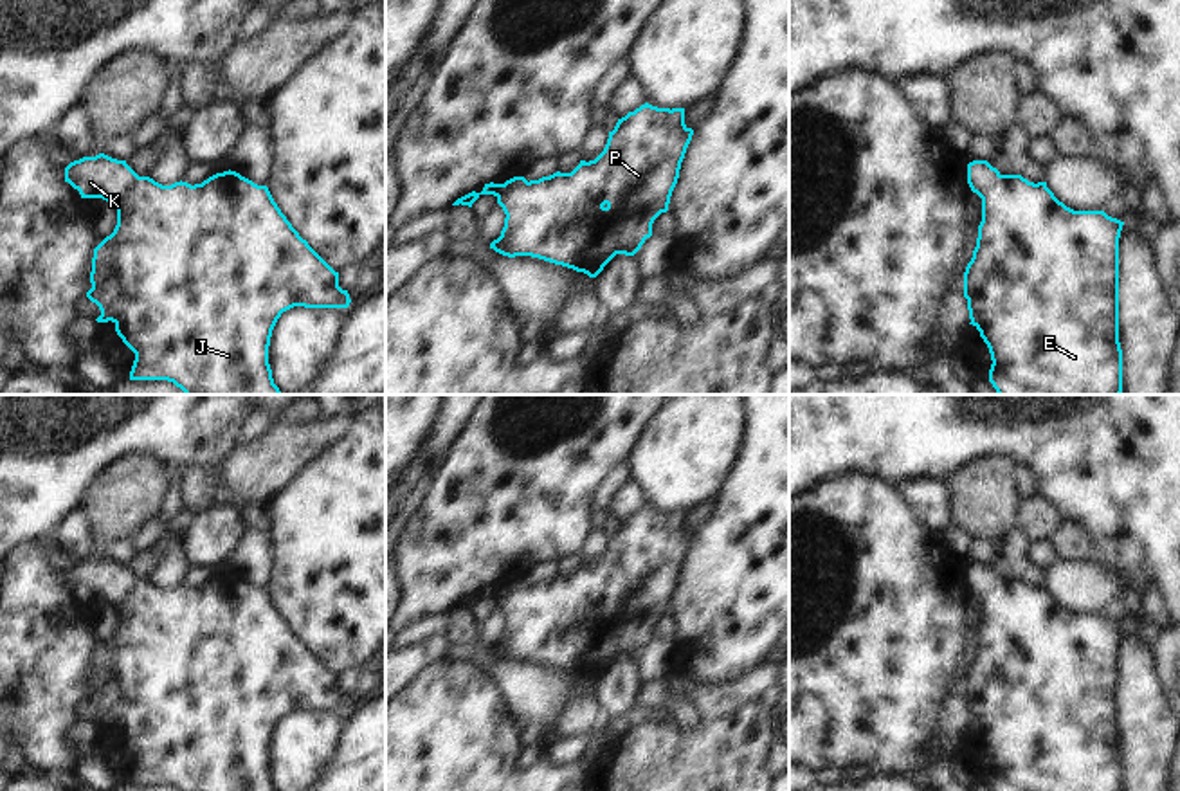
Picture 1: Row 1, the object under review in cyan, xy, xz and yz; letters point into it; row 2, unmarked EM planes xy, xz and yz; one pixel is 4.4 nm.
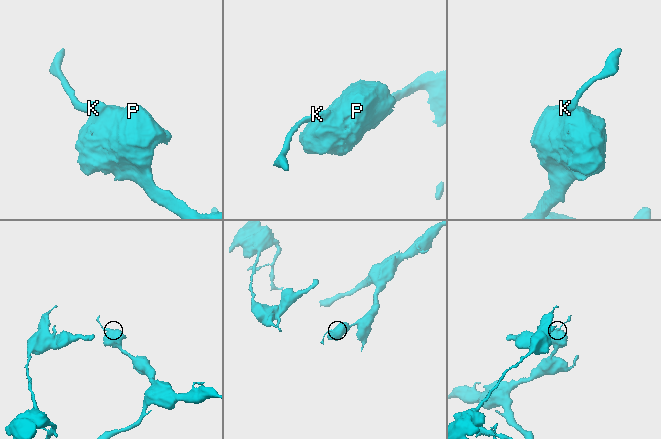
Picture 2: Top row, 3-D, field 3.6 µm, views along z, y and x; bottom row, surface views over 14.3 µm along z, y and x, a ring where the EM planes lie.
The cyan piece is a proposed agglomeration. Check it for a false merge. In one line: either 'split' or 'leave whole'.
leave whole

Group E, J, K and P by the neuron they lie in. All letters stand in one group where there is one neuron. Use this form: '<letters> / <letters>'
E J K P

